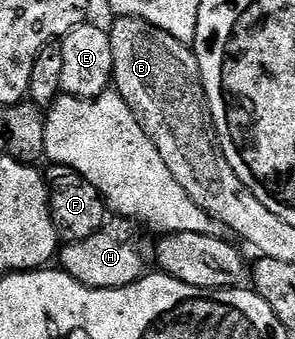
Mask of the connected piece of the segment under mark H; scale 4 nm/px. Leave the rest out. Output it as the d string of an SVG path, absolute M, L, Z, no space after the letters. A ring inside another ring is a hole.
M111 217L102 229L79 242L70 240L61 247L60 266L66 273L92 290L115 290L131 286L147 273L146 258L142 255L139 227L129 218Z

